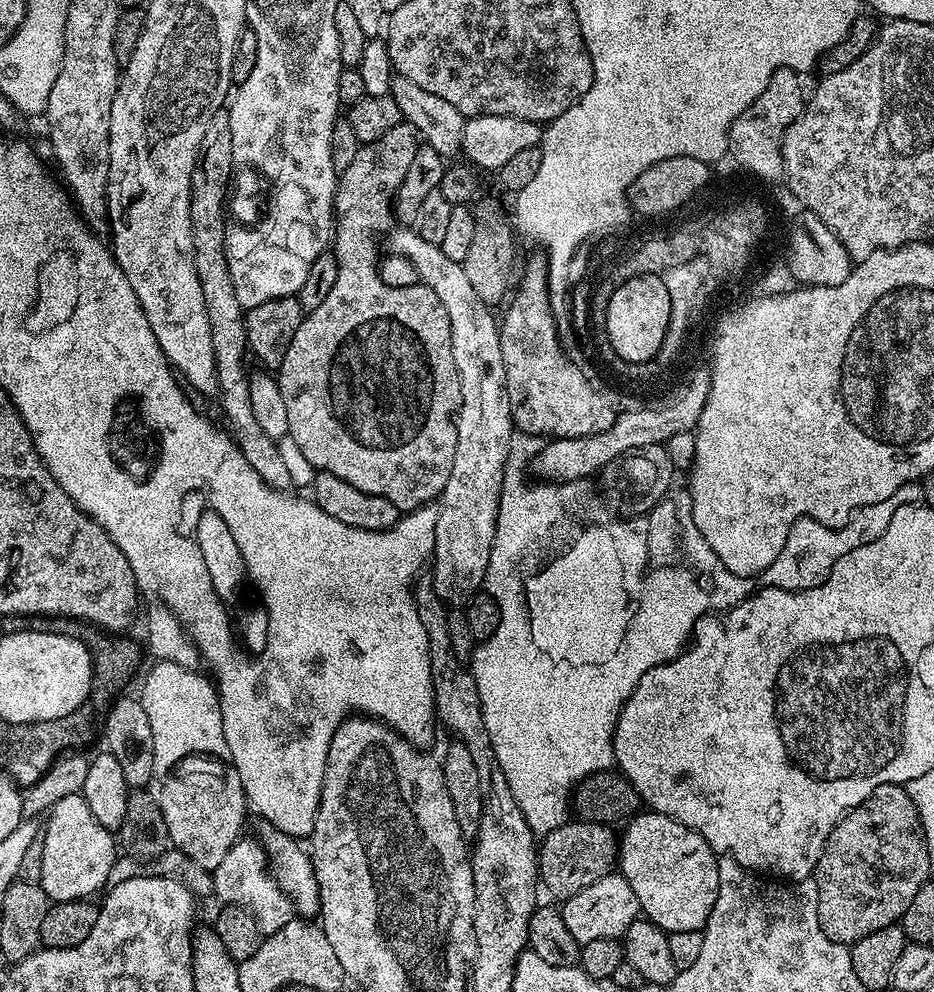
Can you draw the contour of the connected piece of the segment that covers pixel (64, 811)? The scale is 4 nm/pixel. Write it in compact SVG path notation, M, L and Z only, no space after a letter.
M70 794L66 798L60 799L58 802L54 802L54 806L48 809L46 813L46 821L48 820L48 825L43 825L42 835L44 837L44 845L42 846L42 874L39 880L40 889L48 896L49 901L59 902L62 900L86 900L95 897L95 892L99 890L100 887L103 889L105 885L108 884L108 875L112 869L112 863L115 862L118 855L118 844L114 839L113 833L106 826L102 826L98 822L98 818L94 818L94 814L90 814L90 806L86 806L83 795L81 794Z

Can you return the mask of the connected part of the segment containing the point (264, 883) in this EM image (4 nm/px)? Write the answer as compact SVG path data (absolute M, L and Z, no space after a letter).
M251 839L237 840L236 845L226 854L226 858L222 858L222 862L218 862L218 866L211 869L210 888L214 896L216 892L221 905L236 904L245 908L258 922L261 933L269 936L282 930L282 926L293 920L294 909L288 895L278 887L268 871L268 858L260 846L259 839Z

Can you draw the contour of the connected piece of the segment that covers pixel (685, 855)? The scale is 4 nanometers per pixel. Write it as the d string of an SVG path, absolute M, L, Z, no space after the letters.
M651 810L631 817L623 828L624 836L622 832L618 840L618 872L630 882L643 915L667 933L701 931L718 898L718 856L706 838Z

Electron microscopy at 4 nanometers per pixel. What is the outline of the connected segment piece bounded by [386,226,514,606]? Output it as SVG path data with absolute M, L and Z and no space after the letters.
M400 226L387 237L387 251L401 255L413 263L413 269L419 276L419 283L425 284L434 294L438 294L438 302L446 306L446 318L450 318L450 350L454 353L454 370L458 370L458 386L462 390L460 412L456 416L458 426L458 450L454 450L454 466L450 466L450 478L446 478L446 486L438 497L438 526L434 526L434 550L430 561L430 579L432 589L445 605L467 605L468 601L484 588L486 566L490 562L490 550L494 542L494 530L498 518L500 495L504 485L504 470L508 467L508 458L514 447L512 432L512 411L510 410L510 394L506 386L506 366L502 362L502 346L500 345L500 324L498 316L482 298L478 298L470 277L466 275L463 264L454 262L454 258L446 258L439 244L426 242L417 234L415 227Z

